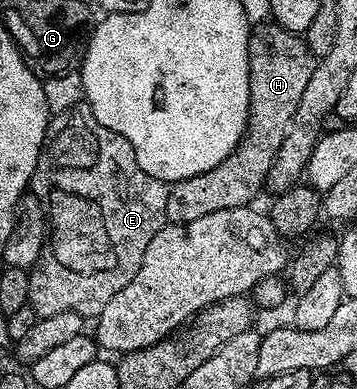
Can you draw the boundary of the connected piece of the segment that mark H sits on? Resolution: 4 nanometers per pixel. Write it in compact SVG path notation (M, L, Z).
M265 20L251 27L248 36L248 75L250 76L250 104L248 105L248 126L240 143L218 164L218 168L210 168L210 172L202 172L198 176L190 176L181 182L171 183L168 199L166 200L166 216L168 222L181 226L190 224L190 220L199 220L209 212L222 212L222 208L238 208L255 203L260 189L265 189L268 173L278 156L278 148L282 148L284 133L288 131L294 112L298 108L298 100L302 100L302 91L314 72L317 59L312 57L310 48L305 44L303 37L283 30L271 20Z

